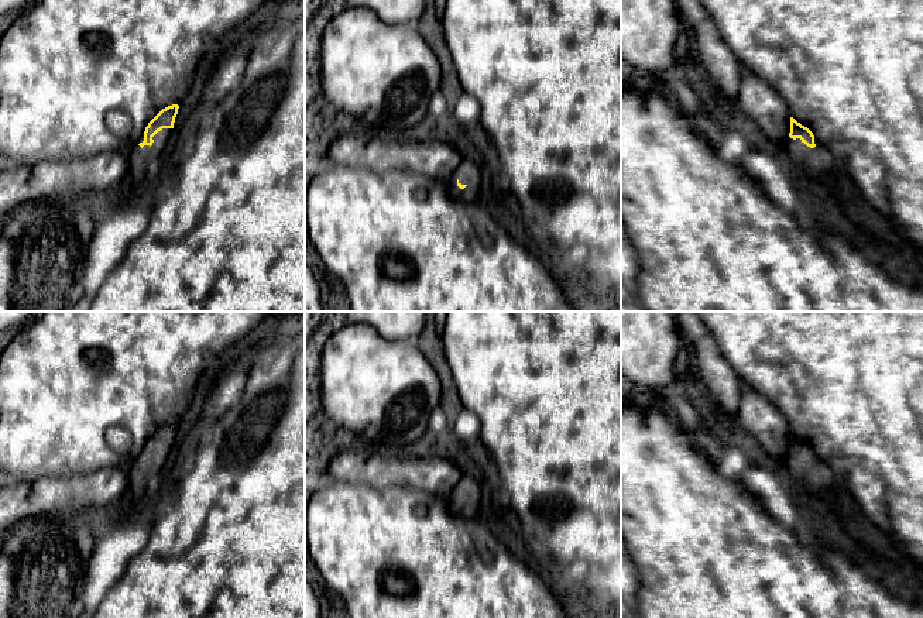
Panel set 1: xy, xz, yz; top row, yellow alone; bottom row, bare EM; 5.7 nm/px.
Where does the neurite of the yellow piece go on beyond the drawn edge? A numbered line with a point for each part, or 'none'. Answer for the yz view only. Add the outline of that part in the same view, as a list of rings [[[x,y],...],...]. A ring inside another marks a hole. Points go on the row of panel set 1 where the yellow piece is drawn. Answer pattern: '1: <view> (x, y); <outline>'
1: yz (815, 162); [[[788,138],[785,155],[790,166],[796,166],[797,172],[819,179],[830,174],[835,166],[837,161],[830,152],[830,150],[814,138],[814,148],[807,147],[800,138]]]

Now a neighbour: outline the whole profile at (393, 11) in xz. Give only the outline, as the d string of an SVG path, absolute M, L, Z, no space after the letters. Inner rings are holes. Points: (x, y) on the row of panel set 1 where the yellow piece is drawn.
M342 0L344 10L366 7L387 24L415 25L425 10L426 0Z

